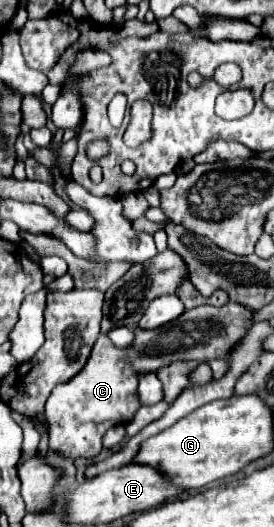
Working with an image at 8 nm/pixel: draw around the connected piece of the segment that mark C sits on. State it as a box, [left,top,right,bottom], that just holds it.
[46,302,252,458]

